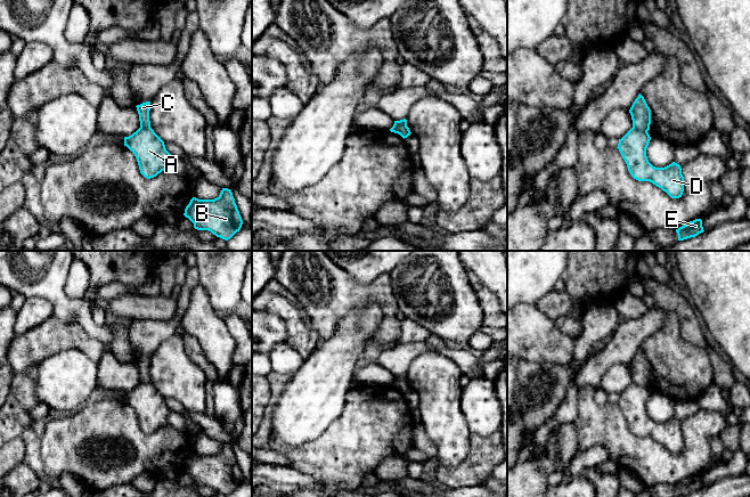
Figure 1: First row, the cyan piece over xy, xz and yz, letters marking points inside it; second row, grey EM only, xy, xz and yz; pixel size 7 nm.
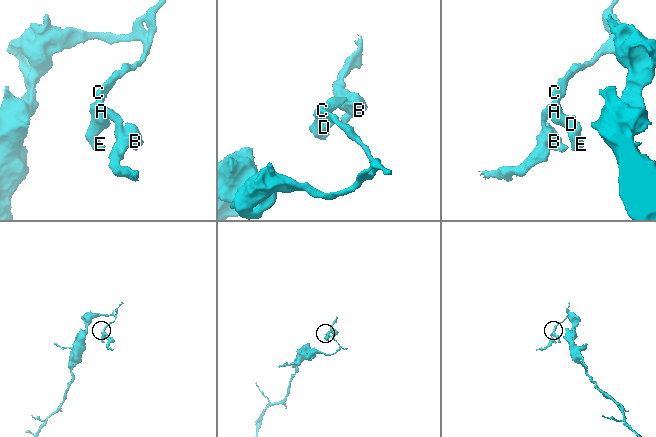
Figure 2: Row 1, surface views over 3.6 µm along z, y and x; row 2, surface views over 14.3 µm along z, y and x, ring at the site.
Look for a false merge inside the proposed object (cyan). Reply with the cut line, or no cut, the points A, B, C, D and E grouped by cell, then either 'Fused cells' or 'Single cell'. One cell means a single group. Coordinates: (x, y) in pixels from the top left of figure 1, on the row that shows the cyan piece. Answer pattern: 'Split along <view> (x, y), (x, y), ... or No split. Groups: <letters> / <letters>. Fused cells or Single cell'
Split along xz (406, 123), (400, 123), (396, 132). Groups: A B D E / C. Fused cells

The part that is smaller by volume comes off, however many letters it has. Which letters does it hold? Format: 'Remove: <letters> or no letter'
Remove: A, B, D, E

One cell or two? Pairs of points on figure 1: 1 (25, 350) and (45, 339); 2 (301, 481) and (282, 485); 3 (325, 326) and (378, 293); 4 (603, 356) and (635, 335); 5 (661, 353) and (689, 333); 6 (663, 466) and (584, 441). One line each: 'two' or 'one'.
1: one
2: one
3: one
4: one
5: two
6: one

